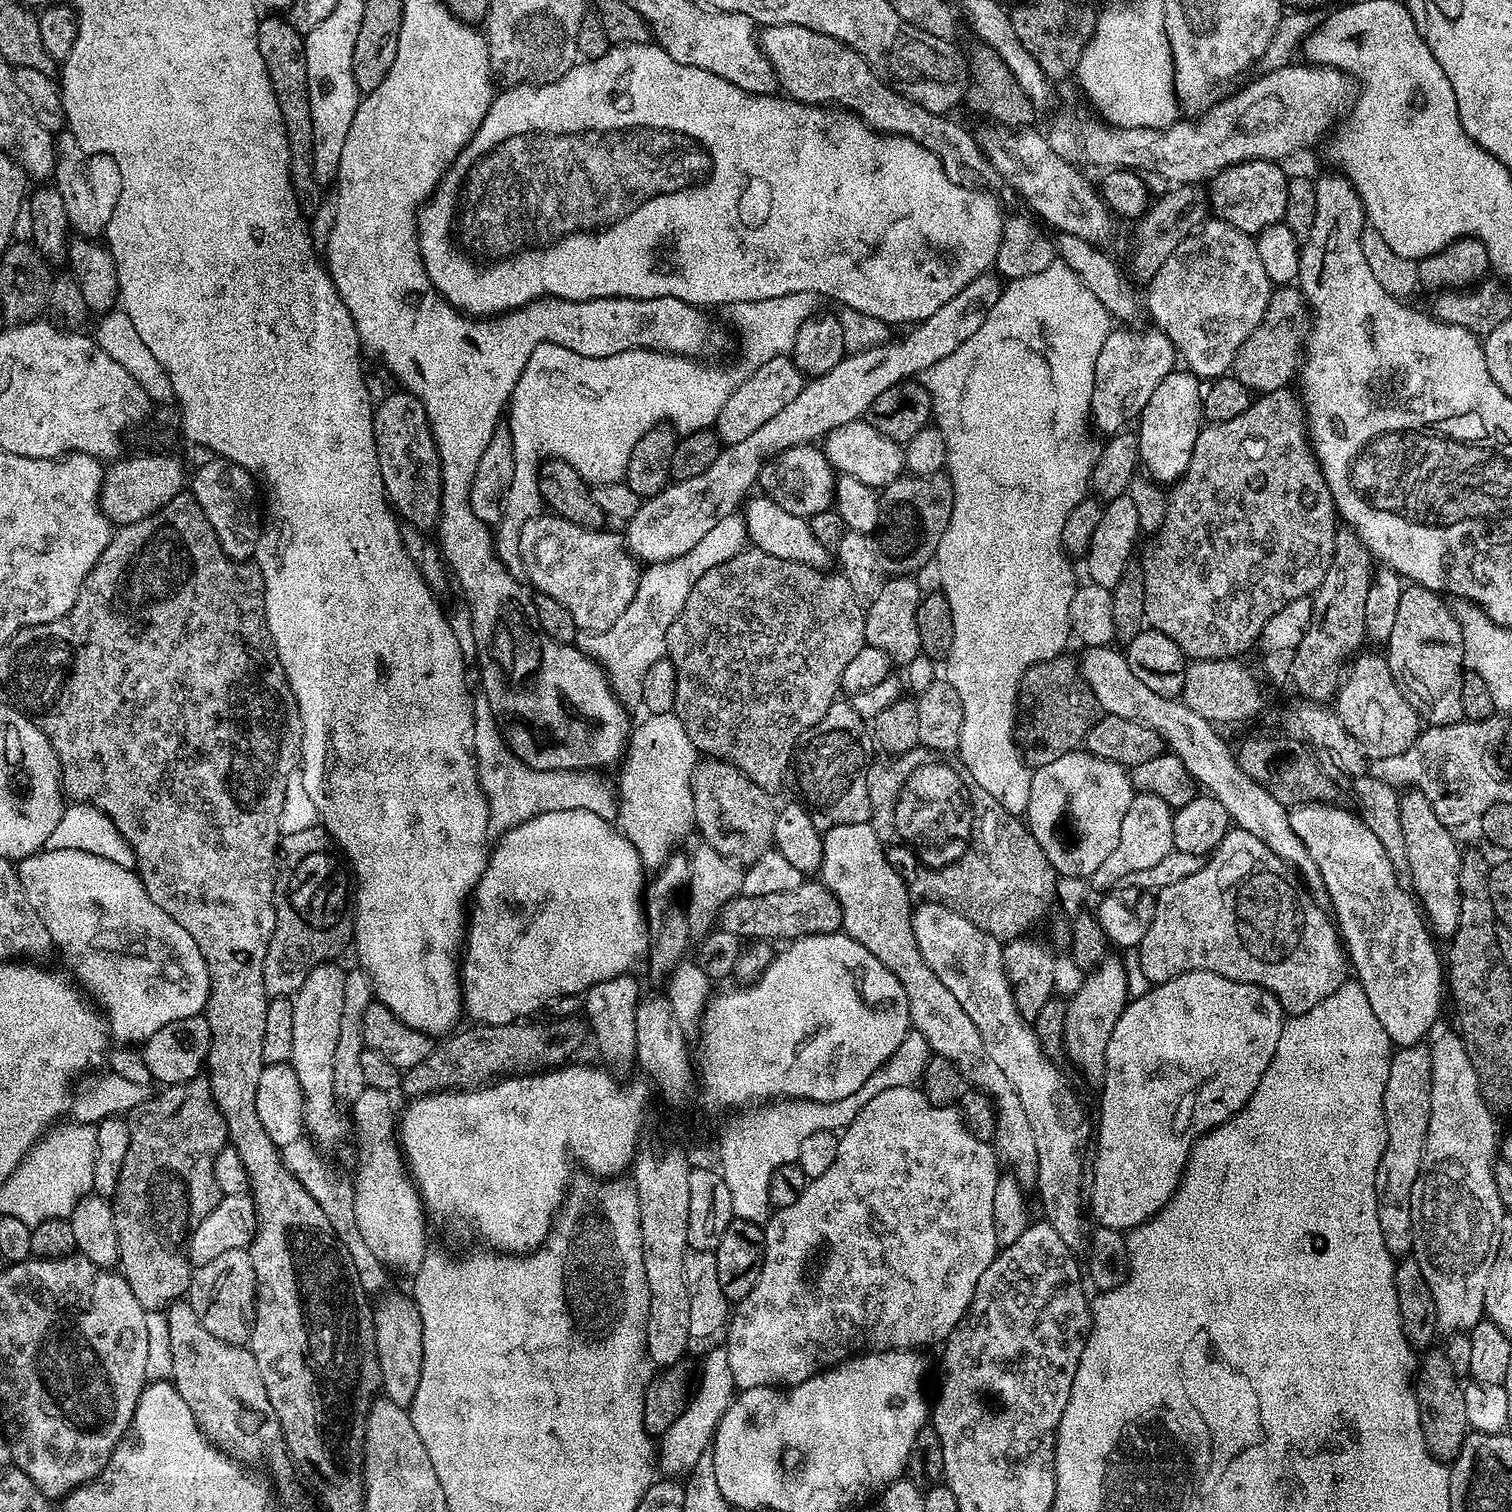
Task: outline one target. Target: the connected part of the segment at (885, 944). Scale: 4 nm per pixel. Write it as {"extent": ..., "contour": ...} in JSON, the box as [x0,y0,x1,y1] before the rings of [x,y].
{"extent":[818,823,1038,1186],"contour":[[[871,823],[864,824],[846,824],[836,826],[823,833],[823,856],[821,866],[818,871],[820,882],[824,887],[830,889],[834,894],[836,900],[839,902],[842,910],[843,922],[841,924],[842,930],[848,936],[854,938],[854,942],[862,942],[862,946],[866,946],[866,950],[870,950],[870,954],[874,954],[874,958],[878,958],[878,962],[882,962],[882,966],[886,966],[886,970],[890,970],[894,974],[894,978],[898,978],[898,982],[902,982],[902,990],[906,990],[906,1002],[908,1003],[908,1018],[911,1027],[922,1034],[922,1038],[926,1038],[929,1049],[935,1055],[946,1058],[956,1069],[963,1074],[965,1081],[973,1089],[986,1093],[991,1096],[992,1104],[996,1108],[996,1125],[994,1126],[994,1138],[991,1143],[994,1145],[994,1151],[1001,1161],[1004,1160],[1009,1164],[1011,1175],[1015,1176],[1021,1184],[1025,1186],[1032,1186],[1036,1183],[1036,1171],[1038,1170],[1038,1150],[1034,1150],[1034,1134],[1030,1131],[1030,1122],[1026,1122],[1026,1113],[1022,1110],[1022,1102],[1018,1099],[1018,1094],[1014,1094],[1014,1090],[1010,1086],[1010,1082],[1006,1082],[1006,1074],[1002,1074],[1002,1070],[998,1070],[998,1065],[990,1062],[990,1054],[986,1054],[986,1046],[982,1046],[982,1038],[978,1034],[978,1028],[974,1026],[974,1022],[970,1022],[970,1018],[966,1015],[966,1010],[962,1010],[962,1006],[958,1006],[958,1000],[954,998],[954,994],[950,994],[950,990],[946,990],[946,986],[942,986],[942,982],[938,982],[938,976],[934,974],[934,970],[930,970],[930,966],[926,966],[926,962],[922,958],[922,954],[918,950],[918,942],[914,942],[914,930],[912,929],[912,909],[913,905],[908,904],[910,901],[910,893],[907,886],[904,884],[904,879],[892,869],[890,862],[884,856],[882,846],[878,842],[878,838],[874,834]]]}

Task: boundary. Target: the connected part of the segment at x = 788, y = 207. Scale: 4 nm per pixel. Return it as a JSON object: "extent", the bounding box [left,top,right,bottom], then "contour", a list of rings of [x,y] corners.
{"extent":[416,42,1006,326],"contour":[[[655,42],[643,44],[626,44],[609,47],[608,53],[591,62],[578,62],[561,80],[532,83],[525,82],[503,89],[505,92],[493,95],[492,104],[488,108],[486,118],[478,126],[478,130],[470,138],[470,142],[456,155],[456,159],[448,165],[436,191],[428,197],[416,217],[416,232],[420,235],[420,253],[426,266],[426,274],[436,291],[461,312],[473,318],[492,318],[497,314],[513,312],[515,308],[526,306],[541,298],[558,300],[597,300],[598,298],[678,298],[687,304],[703,306],[712,310],[715,304],[731,306],[738,302],[762,302],[766,298],[782,298],[786,294],[799,292],[815,292],[817,297],[829,296],[832,300],[844,304],[845,309],[861,312],[870,318],[878,318],[884,324],[906,324],[913,326],[921,320],[928,319],[937,313],[943,305],[954,298],[960,290],[965,289],[974,278],[987,273],[996,263],[998,246],[1002,242],[1002,230],[1006,212],[988,192],[979,192],[976,188],[967,188],[967,183],[952,180],[946,174],[944,164],[930,150],[926,150],[918,142],[908,136],[889,136],[883,132],[874,132],[855,112],[847,110],[829,110],[819,104],[799,104],[797,100],[785,98],[780,94],[756,96],[753,92],[742,90],[734,82],[726,82],[726,78],[718,78],[718,74],[710,74],[710,70],[698,70],[698,66],[686,66],[682,62],[674,62],[670,54]]]}

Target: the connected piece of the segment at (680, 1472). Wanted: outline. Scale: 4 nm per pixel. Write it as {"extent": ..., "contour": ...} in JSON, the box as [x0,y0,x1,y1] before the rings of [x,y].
{"extent":[658,1347,737,1478],"contour":[[[727,1347],[710,1349],[700,1364],[700,1377],[694,1380],[688,1405],[658,1438],[658,1472],[661,1477],[684,1478],[694,1470],[702,1452],[712,1447],[718,1422],[722,1422],[722,1414],[726,1414],[737,1392],[734,1374],[730,1374]]]}

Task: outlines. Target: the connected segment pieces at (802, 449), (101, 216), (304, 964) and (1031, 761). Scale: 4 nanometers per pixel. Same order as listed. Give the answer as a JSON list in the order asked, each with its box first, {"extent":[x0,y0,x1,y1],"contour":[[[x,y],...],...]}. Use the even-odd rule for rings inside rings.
[{"extent":[759,445,836,519],"contour":[[[797,445],[772,457],[761,468],[759,489],[782,510],[804,519],[829,511],[835,499],[836,474],[827,456],[815,445]]]},{"extent":[54,130,122,238],"contour":[[[67,130],[55,133],[56,168],[54,187],[62,194],[62,203],[66,206],[69,229],[76,236],[89,238],[103,237],[106,226],[110,222],[110,214],[114,214],[114,206],[118,206],[118,194],[122,190],[120,171],[114,158],[102,154],[86,154],[82,146],[78,146],[78,138]]]},{"extent":[264,826,356,997],"contour":[[[322,826],[298,830],[298,834],[281,839],[280,847],[276,849],[272,895],[276,925],[264,963],[264,989],[269,997],[295,997],[314,966],[335,961],[336,955],[352,944],[356,917],[354,880],[345,869],[345,873],[340,869],[340,864],[341,857]],[[312,876],[324,880],[324,892]]]},{"extent":[1016,654,1101,769],"contour":[[[1061,654],[1046,662],[1038,662],[1026,670],[1020,680],[1020,693],[1016,695],[1016,747],[1020,749],[1025,764],[1033,769],[1041,768],[1046,766],[1046,762],[1062,758],[1062,754],[1077,751],[1101,715],[1098,698],[1094,698],[1094,690],[1090,690],[1075,659],[1071,660],[1068,654]]]}]

